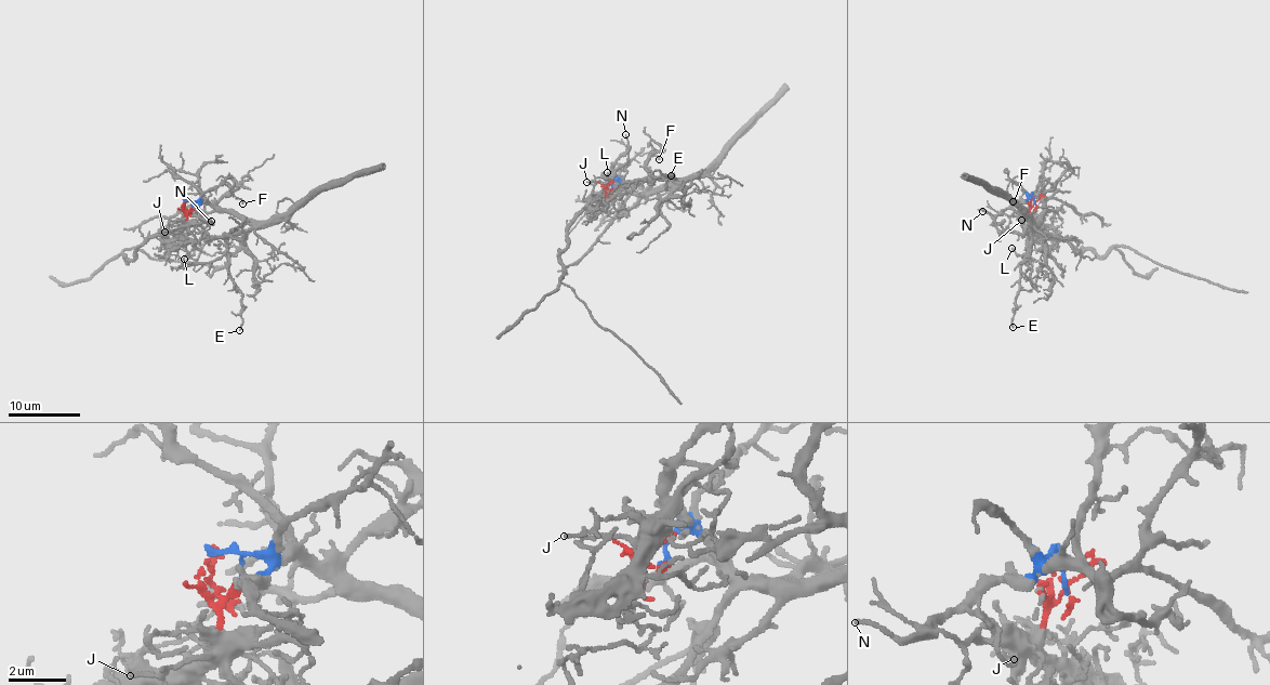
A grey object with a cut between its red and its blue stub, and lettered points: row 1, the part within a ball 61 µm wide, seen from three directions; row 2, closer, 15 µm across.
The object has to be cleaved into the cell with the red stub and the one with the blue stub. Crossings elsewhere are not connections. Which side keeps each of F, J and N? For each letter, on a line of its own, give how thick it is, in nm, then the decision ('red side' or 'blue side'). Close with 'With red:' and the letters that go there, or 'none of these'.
F: calibre 110 nm; blue side
J: calibre 80 nm; red side
N: calibre 130 nm; blue side
With red: J

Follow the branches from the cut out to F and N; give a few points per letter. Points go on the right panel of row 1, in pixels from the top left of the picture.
F: (1032, 194), (1008, 180), (1006, 192), (1013, 201)
N: (1032, 194), (996, 215), (981, 211)

